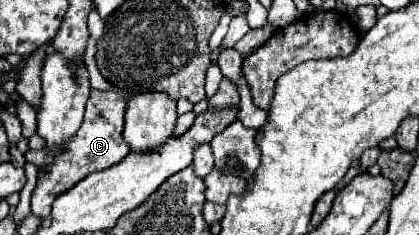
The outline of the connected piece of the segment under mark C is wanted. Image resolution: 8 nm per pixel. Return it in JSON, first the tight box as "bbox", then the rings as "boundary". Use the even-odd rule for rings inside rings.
{"bbox":[25,89,131,217],"boundary":[[[91,89],[83,122],[65,149],[41,149],[33,151],[29,149],[25,153],[25,159],[33,163],[39,171],[37,177],[37,187],[31,197],[31,213],[35,217],[47,217],[51,203],[55,201],[57,195],[69,191],[77,181],[85,179],[93,171],[103,171],[115,163],[119,163],[131,149],[125,145],[123,139],[123,111],[125,111],[125,99],[117,91],[101,91],[101,89]]]}

